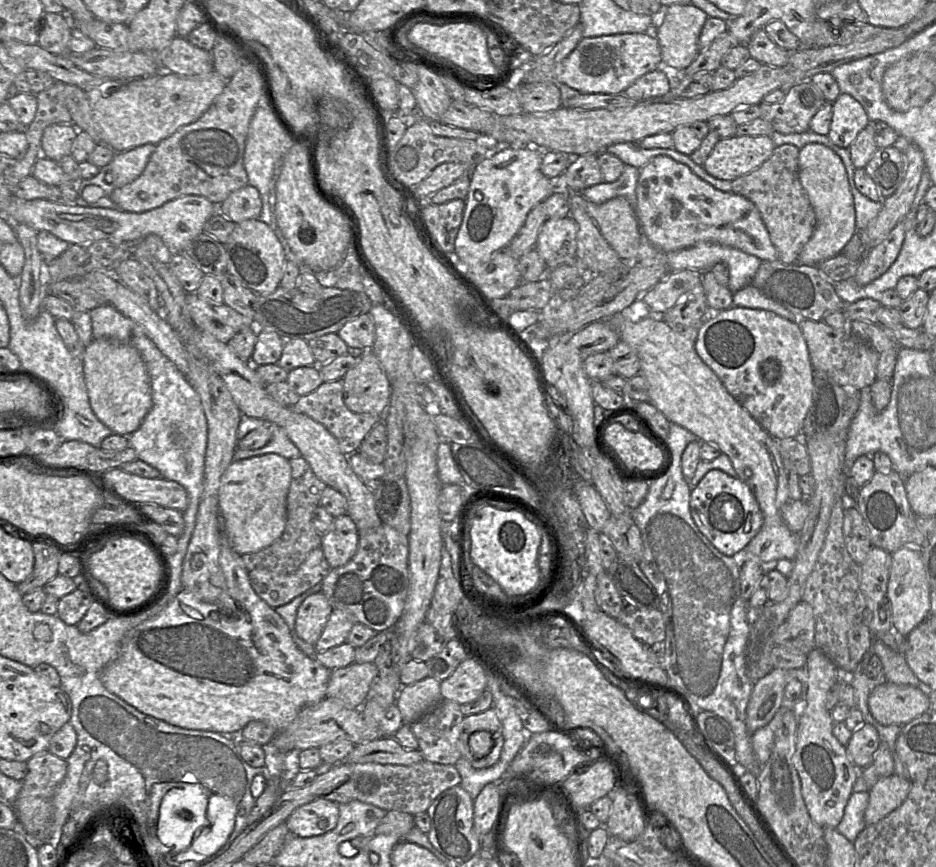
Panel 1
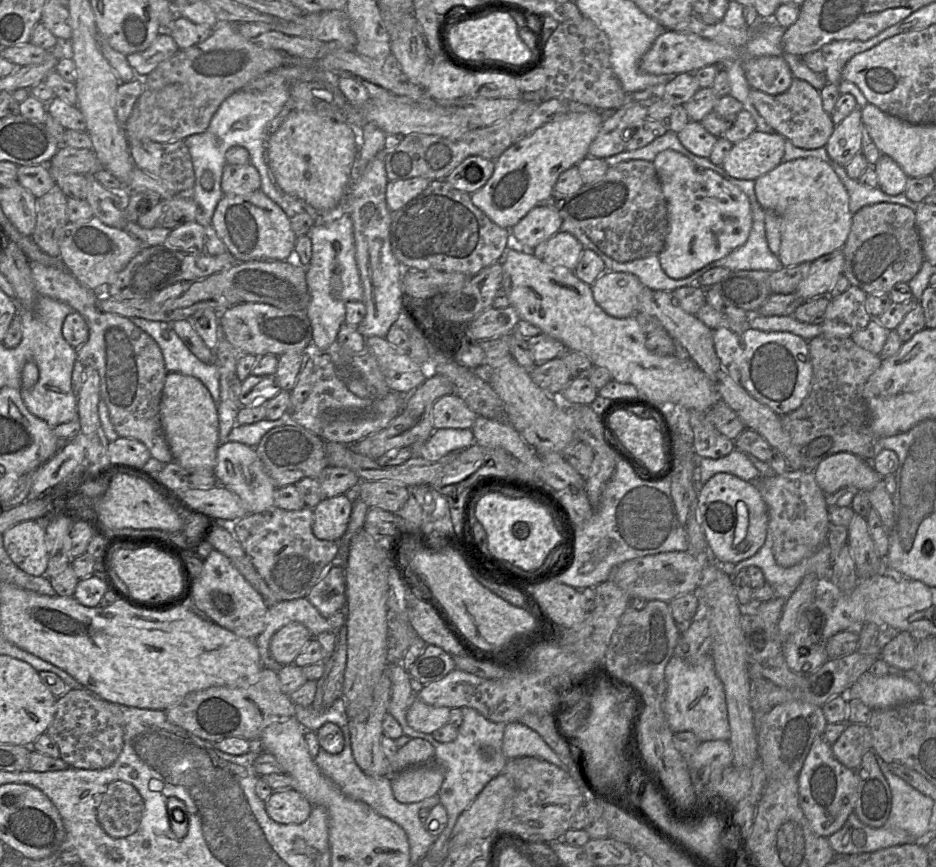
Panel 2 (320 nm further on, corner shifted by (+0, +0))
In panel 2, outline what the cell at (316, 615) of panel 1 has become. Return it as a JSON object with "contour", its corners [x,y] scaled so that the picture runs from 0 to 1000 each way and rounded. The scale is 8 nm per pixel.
{"contour":[[[313,716],[300,723],[288,738],[288,753],[301,767],[314,765],[316,758],[334,736],[323,719]]]}

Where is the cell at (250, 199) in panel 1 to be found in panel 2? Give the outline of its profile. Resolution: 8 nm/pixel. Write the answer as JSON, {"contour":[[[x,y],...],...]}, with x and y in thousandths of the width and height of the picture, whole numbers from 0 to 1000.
{"contour":[[[240,189],[236,218],[239,225],[262,225],[279,216],[278,202],[268,189]]]}

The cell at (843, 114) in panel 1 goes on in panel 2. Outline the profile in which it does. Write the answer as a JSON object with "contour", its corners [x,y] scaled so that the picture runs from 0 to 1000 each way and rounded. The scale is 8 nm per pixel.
{"contour":[[[915,123],[902,138],[892,144],[881,168],[886,181],[903,193],[913,179],[921,175],[922,148],[920,125]]]}

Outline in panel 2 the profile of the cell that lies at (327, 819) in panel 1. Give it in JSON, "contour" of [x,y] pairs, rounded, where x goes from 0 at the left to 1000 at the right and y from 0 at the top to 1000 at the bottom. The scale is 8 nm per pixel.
{"contour":[[[315,910],[292,912],[283,924],[287,942],[300,950],[322,950],[330,942],[334,928]]]}

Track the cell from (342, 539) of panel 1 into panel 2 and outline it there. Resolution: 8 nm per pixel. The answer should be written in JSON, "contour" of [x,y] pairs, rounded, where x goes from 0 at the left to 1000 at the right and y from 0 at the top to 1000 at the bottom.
{"contour":[[[373,570],[344,576],[334,586],[335,617],[343,623],[361,624],[371,611],[376,586]]]}

